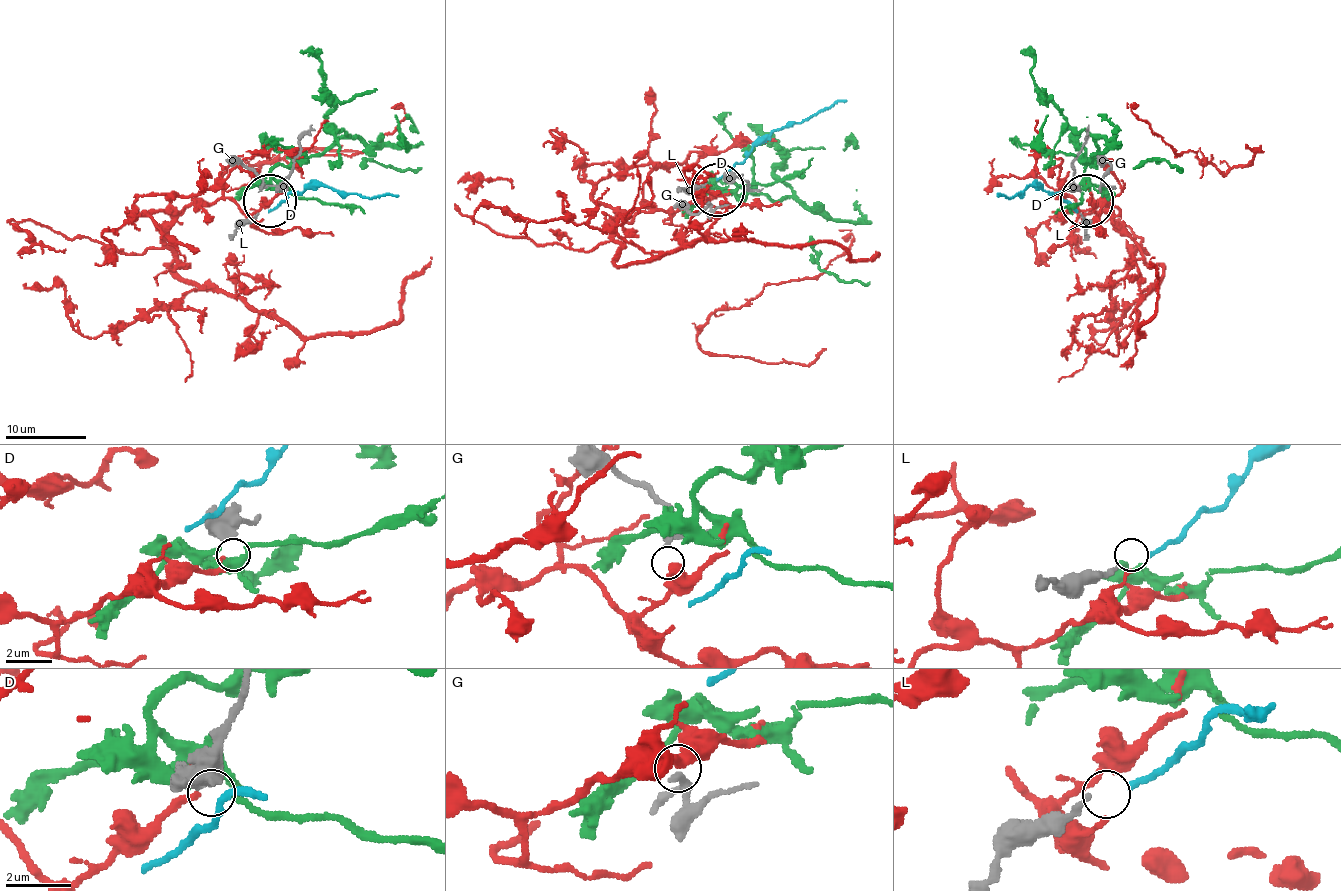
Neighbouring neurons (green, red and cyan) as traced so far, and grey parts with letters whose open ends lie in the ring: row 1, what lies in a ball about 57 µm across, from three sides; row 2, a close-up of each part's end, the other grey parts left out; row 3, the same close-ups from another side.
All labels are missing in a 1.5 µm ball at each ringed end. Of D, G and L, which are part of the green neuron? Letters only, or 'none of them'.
none of them

